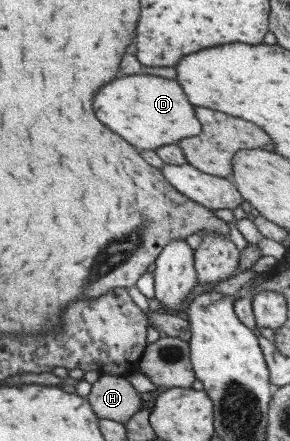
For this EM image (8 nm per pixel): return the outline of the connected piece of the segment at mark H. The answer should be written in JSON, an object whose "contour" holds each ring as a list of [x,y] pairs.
{"contour":[[[100,375],[85,398],[99,419],[124,423],[140,410],[140,396],[123,376]]]}

